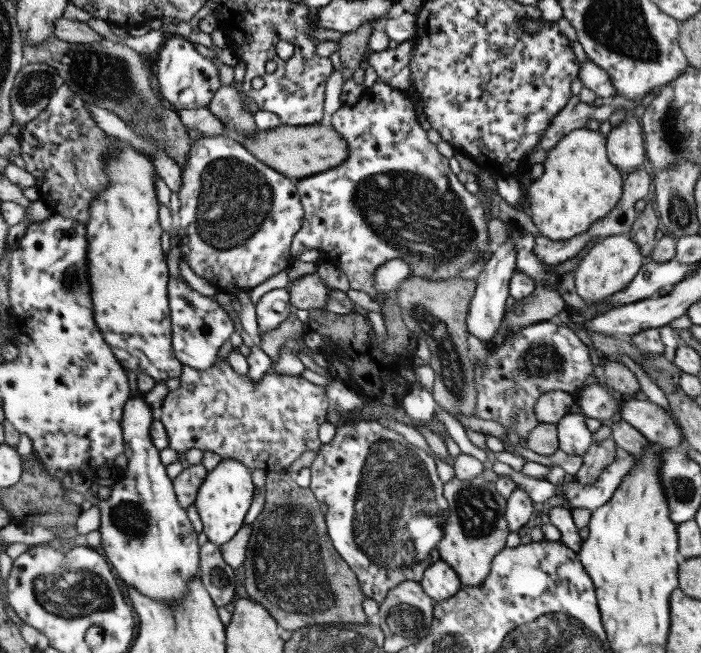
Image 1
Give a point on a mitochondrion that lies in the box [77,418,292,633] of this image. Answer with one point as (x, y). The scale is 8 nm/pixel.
(133, 521)

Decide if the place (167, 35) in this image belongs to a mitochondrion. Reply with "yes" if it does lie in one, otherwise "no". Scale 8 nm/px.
no

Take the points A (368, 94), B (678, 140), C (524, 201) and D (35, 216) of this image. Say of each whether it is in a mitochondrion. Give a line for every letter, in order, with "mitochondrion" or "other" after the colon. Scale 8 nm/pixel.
A: other
B: mitochondrion
C: other
D: other

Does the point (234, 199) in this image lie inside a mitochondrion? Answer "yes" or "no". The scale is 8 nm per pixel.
yes

